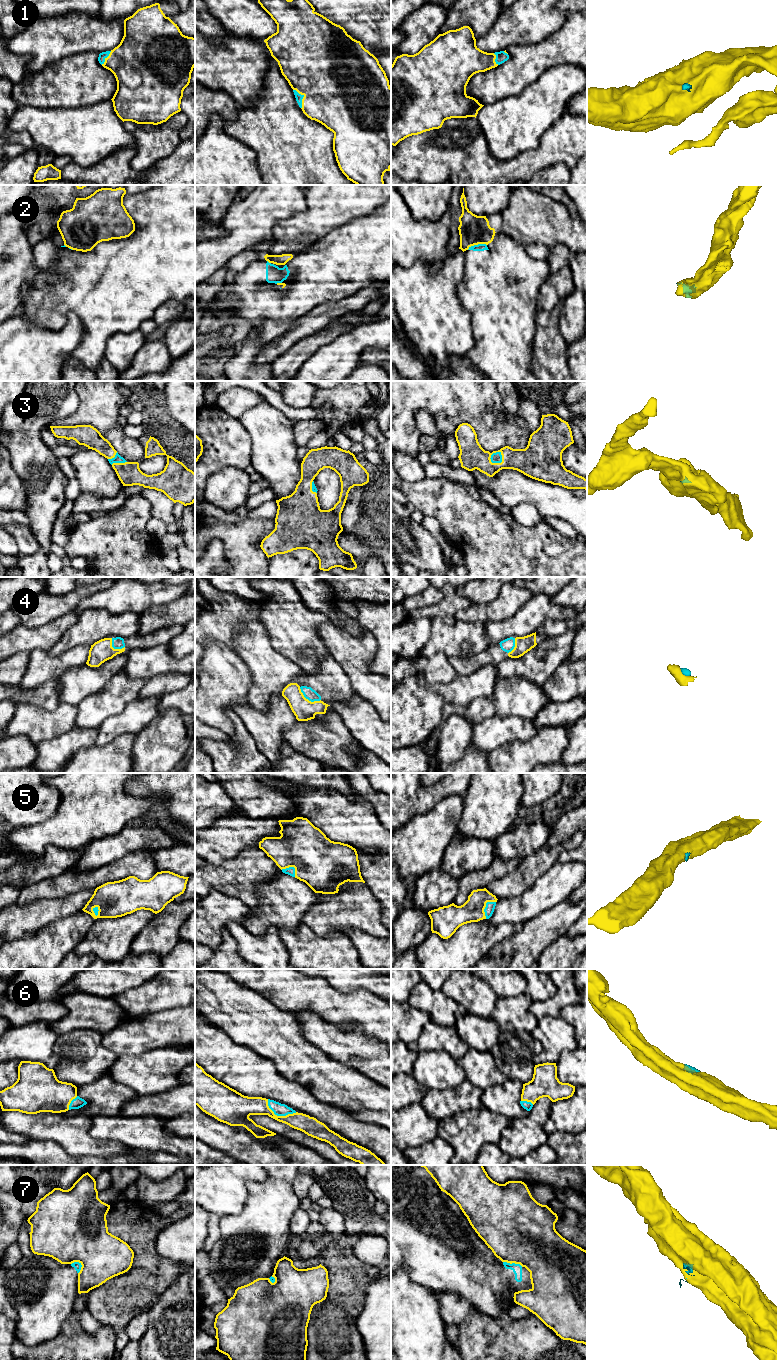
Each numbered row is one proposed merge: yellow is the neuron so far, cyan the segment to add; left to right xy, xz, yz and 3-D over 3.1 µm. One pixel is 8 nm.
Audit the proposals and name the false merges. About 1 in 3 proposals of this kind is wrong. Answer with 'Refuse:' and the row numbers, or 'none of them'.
Refuse: 2, 7

